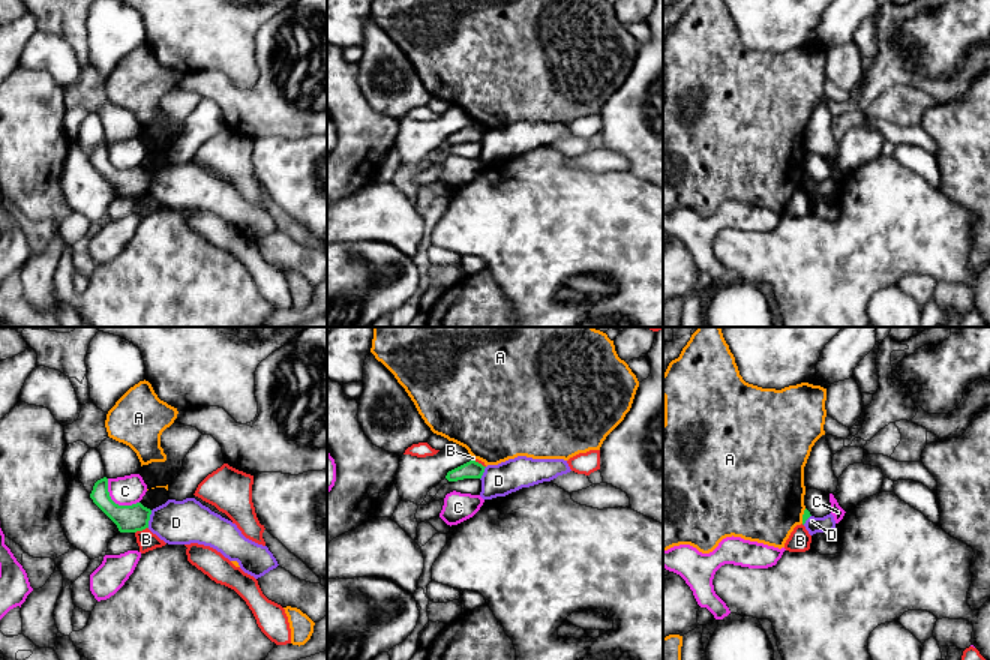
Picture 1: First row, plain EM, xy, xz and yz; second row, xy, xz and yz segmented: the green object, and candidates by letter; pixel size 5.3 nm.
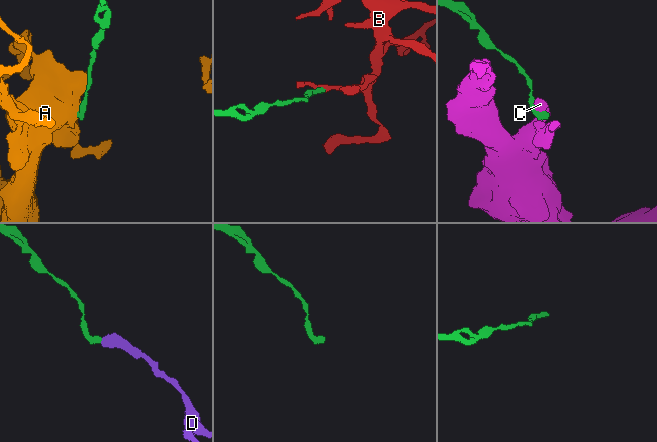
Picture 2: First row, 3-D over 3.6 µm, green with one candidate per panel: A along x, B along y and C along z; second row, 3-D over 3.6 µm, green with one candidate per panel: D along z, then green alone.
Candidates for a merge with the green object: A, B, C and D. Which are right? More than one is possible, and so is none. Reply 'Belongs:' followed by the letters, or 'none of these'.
Belongs: none of these

